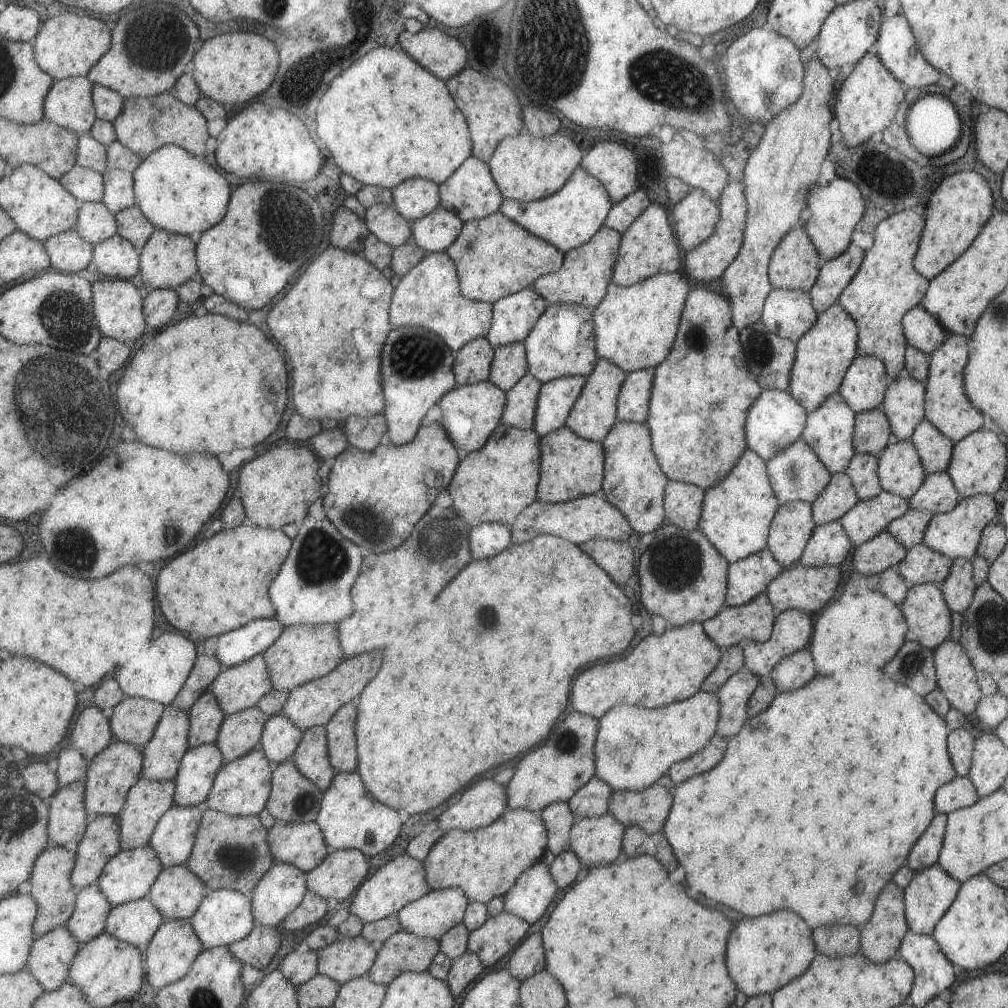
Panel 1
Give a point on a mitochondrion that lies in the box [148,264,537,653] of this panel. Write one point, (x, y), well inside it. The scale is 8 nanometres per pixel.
(321, 558)

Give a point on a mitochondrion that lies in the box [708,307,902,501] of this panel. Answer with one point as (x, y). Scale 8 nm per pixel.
(760, 350)

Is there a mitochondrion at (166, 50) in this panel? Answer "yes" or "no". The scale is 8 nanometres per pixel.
yes

